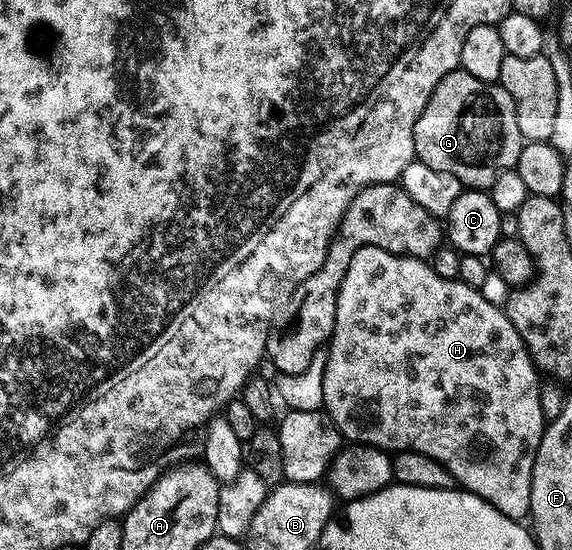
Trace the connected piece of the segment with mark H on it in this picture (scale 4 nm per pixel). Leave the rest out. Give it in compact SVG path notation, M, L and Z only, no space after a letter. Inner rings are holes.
M366 246L359 248L354 258L350 258L350 266L346 266L346 274L342 278L342 286L338 294L338 314L334 322L332 339L328 341L326 347L328 357L322 378L323 411L327 412L328 417L336 423L336 429L345 441L383 448L389 454L398 452L426 454L442 462L463 491L473 492L478 498L490 502L490 506L506 514L506 518L523 521L528 516L534 458L538 454L538 446L542 442L542 434L546 427L544 404L540 401L542 376L532 361L528 348L522 342L518 330L514 330L514 322L510 322L508 313L503 307L488 302L480 293L480 289L466 286L459 278L455 280L438 278L438 274L434 274L432 265L427 259L418 256L399 256L378 246Z

